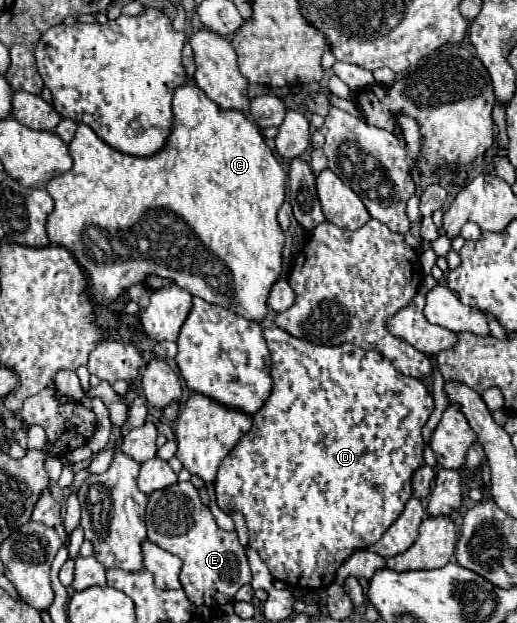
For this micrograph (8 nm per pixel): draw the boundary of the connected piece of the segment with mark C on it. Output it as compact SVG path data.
M181 85L175 91L173 115L175 115L175 121L173 121L173 131L167 139L167 145L163 147L163 151L155 153L153 157L131 157L121 151L115 151L105 141L101 141L89 125L79 123L79 129L77 129L73 141L69 143L73 167L69 171L53 177L45 185L47 193L55 201L55 207L51 211L51 215L47 217L47 225L45 225L47 237L53 245L61 245L61 247L67 247L67 251L71 251L71 255L75 257L79 267L87 273L89 283L107 299L117 299L131 285L141 283L141 281L145 281L147 275L155 273L155 275L173 279L181 289L189 291L195 297L201 297L213 305L227 307L229 311L235 311L237 315L241 315L245 319L261 323L269 311L269 305L267 305L269 291L281 275L281 251L283 251L283 243L285 243L285 233L279 227L277 211L285 199L287 173L275 159L273 151L265 145L263 135L259 133L259 127L255 123L251 123L241 111L221 111L197 85Z

